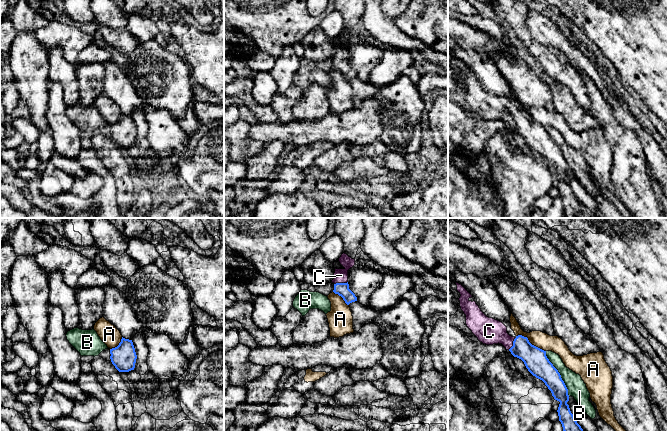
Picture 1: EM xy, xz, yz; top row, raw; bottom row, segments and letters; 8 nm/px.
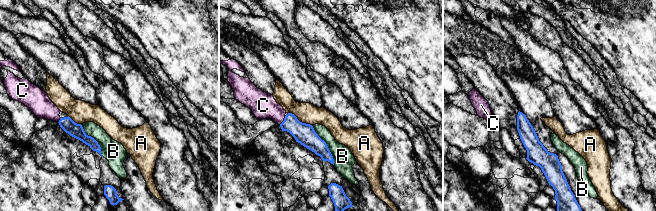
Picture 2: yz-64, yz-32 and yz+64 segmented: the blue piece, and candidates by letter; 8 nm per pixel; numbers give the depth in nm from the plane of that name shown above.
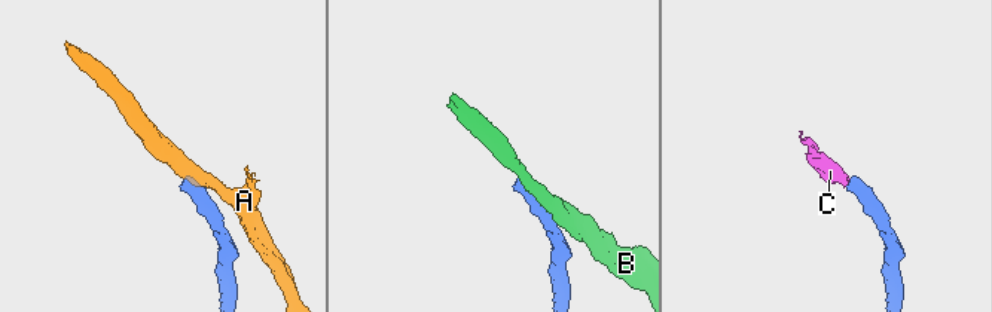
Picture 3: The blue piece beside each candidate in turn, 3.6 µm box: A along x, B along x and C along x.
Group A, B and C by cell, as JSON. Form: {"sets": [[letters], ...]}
{"sets": [["A"], ["B"], ["C"]]}

